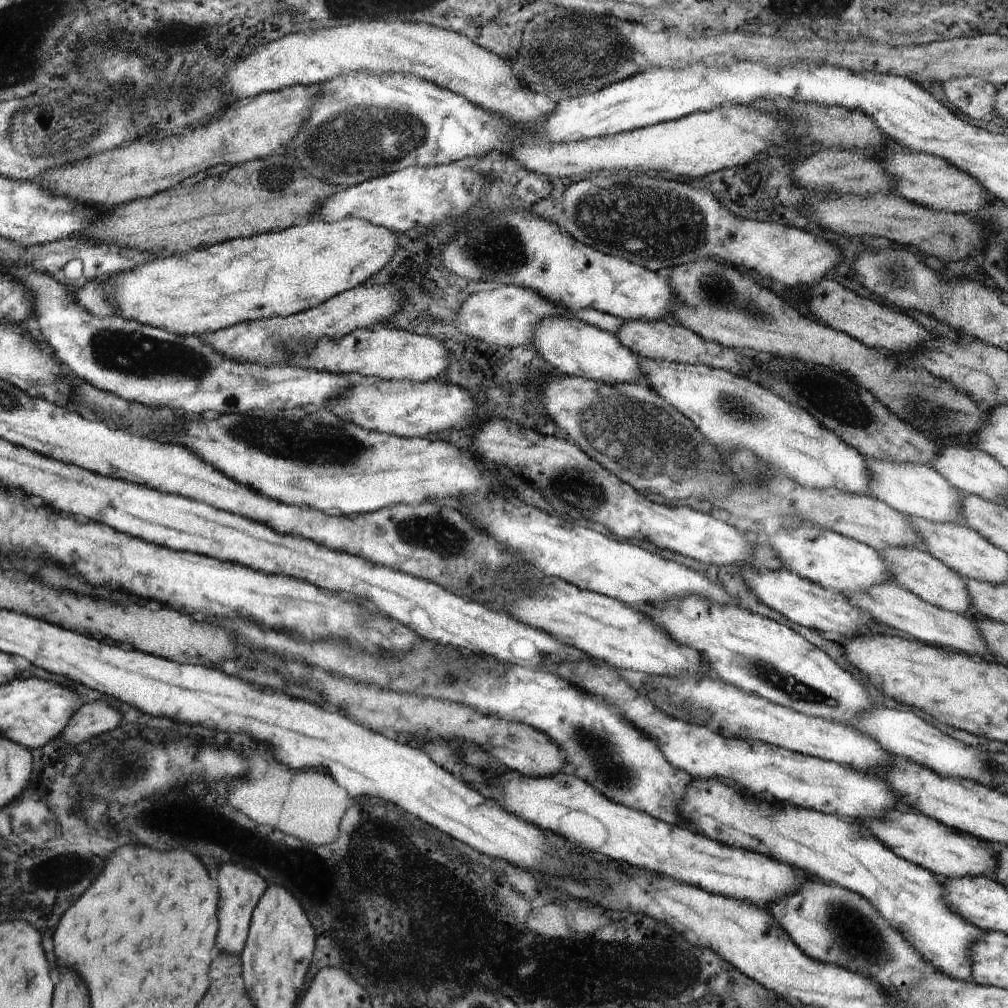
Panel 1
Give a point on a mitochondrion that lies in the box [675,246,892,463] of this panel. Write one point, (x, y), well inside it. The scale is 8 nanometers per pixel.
(835, 399)

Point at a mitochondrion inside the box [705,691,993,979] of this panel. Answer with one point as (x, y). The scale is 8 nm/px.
(854, 924)

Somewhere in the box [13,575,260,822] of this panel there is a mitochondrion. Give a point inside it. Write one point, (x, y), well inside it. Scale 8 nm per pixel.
(111, 771)

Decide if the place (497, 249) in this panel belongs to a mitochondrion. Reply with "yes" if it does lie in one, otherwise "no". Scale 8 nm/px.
yes

